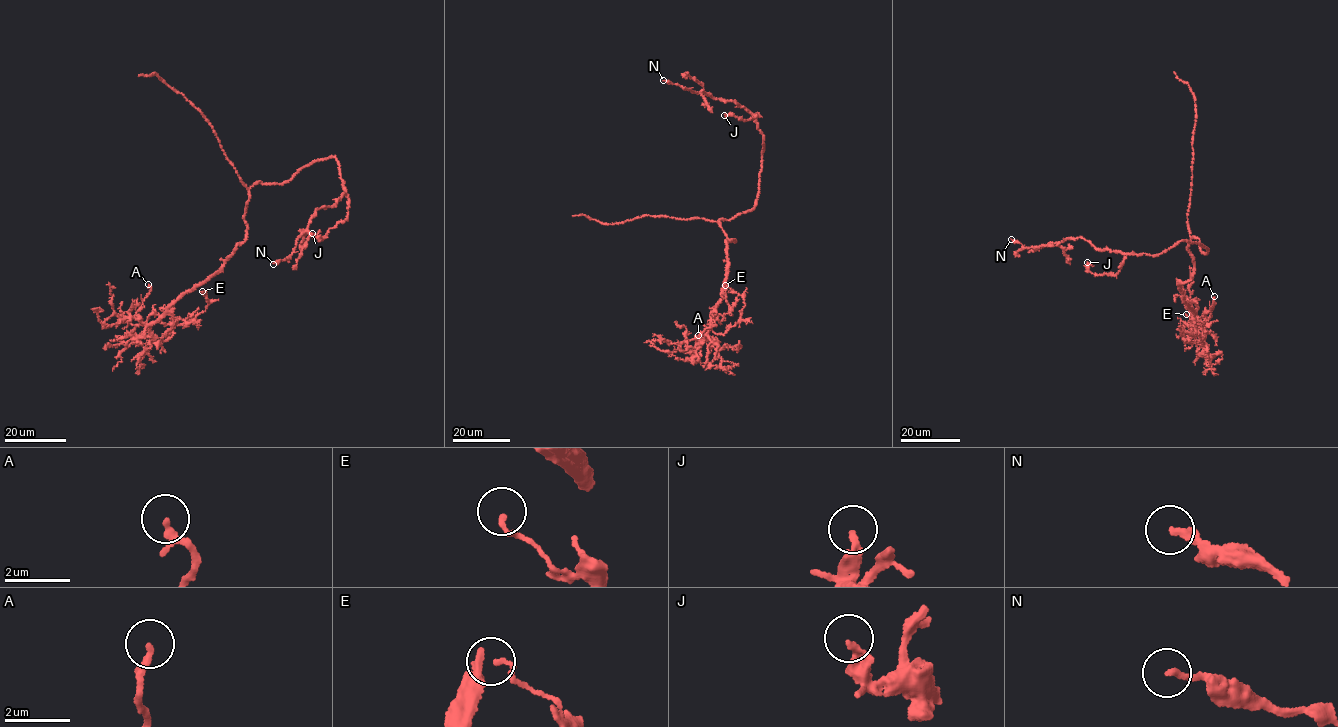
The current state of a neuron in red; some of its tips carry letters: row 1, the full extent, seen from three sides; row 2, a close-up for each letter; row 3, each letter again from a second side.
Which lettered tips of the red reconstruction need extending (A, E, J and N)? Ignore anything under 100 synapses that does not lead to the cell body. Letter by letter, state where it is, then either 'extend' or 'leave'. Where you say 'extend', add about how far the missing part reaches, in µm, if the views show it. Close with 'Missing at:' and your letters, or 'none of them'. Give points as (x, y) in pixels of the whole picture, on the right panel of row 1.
A: place (1214, 296); leave
E: place (1186, 314); leave
J: place (1087, 262); leave
N: place (1011, 239); leave
Missing at: none of them

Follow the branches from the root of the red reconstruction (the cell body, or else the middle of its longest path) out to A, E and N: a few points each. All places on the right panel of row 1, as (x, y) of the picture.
A: (1198, 239), (1188, 246), (1192, 278), (1179, 282), (1195, 311), (1193, 326), (1214, 296)
E: (1198, 239), (1188, 246), (1192, 278), (1179, 285), (1205, 345), (1186, 314)
N: (1198, 239), (1205, 254), (1204, 247), (1182, 240), (1153, 256), (1097, 249), (1077, 237), (1035, 249), (1011, 239)

